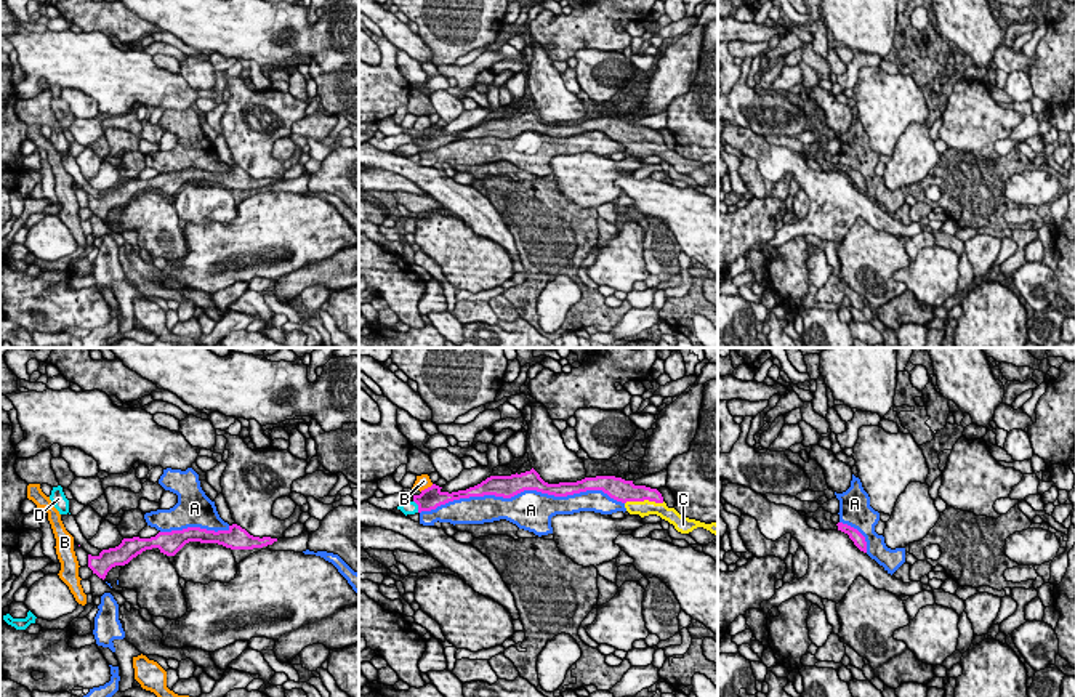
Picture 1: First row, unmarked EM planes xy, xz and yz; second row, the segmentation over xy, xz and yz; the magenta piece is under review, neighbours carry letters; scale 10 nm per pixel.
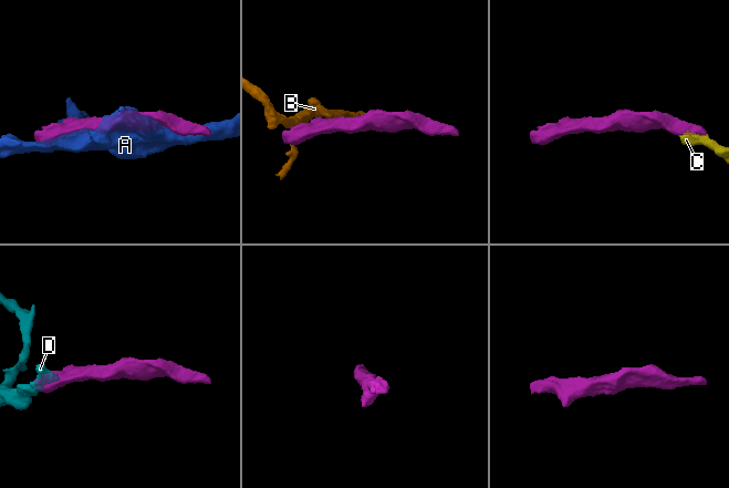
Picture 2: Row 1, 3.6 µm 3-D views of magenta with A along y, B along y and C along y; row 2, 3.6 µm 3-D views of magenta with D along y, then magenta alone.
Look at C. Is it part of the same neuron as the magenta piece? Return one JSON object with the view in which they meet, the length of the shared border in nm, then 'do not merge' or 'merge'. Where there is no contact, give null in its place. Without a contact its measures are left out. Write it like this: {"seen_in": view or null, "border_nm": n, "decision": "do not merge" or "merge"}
{"seen_in": "xz", "border_nm": 400, "decision": "merge"}

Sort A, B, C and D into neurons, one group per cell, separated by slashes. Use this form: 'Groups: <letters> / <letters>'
Groups: A / B / C / D

